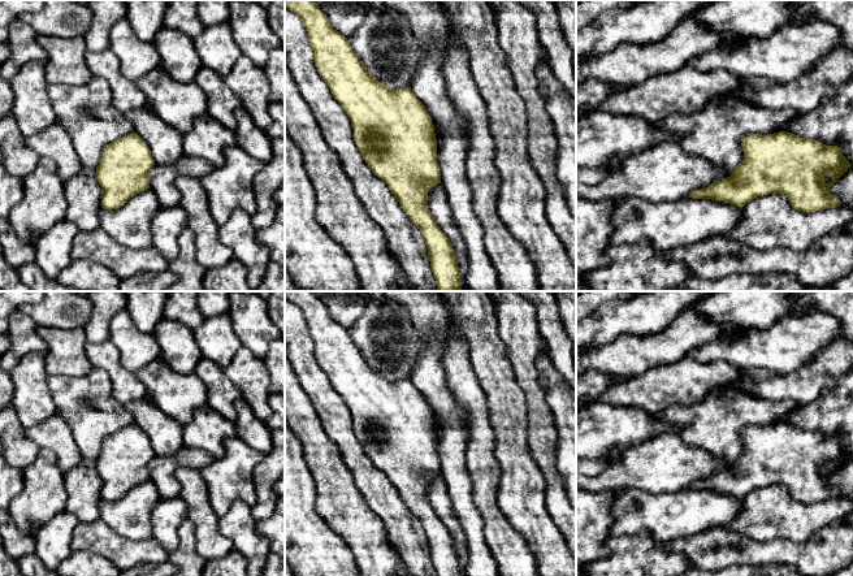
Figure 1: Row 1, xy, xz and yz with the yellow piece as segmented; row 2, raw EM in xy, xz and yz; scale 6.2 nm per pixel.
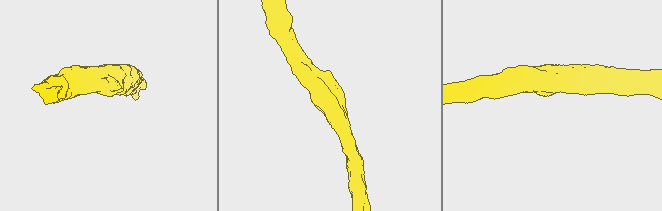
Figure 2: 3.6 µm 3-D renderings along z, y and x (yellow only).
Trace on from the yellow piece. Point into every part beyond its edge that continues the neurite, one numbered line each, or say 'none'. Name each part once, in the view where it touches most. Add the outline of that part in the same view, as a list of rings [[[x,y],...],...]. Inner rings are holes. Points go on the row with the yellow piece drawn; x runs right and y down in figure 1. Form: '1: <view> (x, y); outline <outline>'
none

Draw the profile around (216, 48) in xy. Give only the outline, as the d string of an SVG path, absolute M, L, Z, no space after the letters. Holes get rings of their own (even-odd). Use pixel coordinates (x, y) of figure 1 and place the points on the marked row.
M229 22L205 26L202 34L194 38L194 47L204 68L209 68L220 77L226 77L237 60L242 56L235 44Z

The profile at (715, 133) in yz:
M723 96L710 101L703 109L689 114L674 113L655 122L655 127L676 138L681 148L696 157L703 159L716 168L732 172L744 161L741 142L752 134L774 134L783 131L789 121L798 116L792 109L770 109L746 103L733 96Z

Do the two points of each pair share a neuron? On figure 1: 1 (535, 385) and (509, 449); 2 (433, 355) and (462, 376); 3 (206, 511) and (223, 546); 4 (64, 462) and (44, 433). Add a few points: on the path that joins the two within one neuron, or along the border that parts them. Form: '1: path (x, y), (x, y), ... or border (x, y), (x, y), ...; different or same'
1: border (516, 379), (523, 392), (528, 438); different
2: border (446, 333), (444, 368), (451, 393); different
3: path (206, 520), (206, 529), (213, 537); same
4: path (64, 455), (51, 440); same

